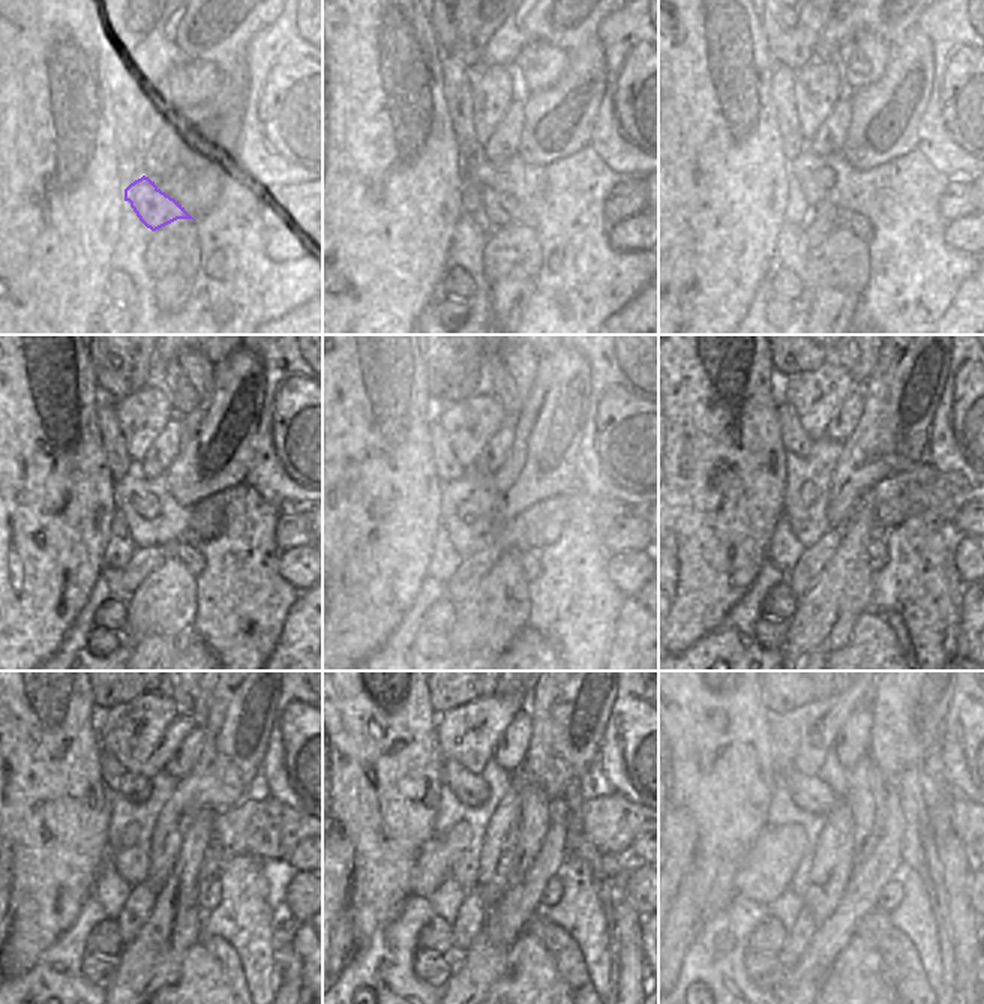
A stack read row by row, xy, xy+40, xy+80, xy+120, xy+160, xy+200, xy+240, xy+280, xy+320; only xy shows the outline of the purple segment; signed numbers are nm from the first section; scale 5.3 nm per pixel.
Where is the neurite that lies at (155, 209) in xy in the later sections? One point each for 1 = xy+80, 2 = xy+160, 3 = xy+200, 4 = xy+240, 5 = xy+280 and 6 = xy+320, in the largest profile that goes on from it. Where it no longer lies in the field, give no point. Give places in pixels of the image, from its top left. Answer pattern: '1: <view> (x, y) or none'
1: xy+80 (861, 225)
2: xy+160 (530, 562)
3: xy+200 (876, 547)
4: xy+240 (209, 895)
5: xy+280 (552, 893)
6: xy+320 (893, 893)

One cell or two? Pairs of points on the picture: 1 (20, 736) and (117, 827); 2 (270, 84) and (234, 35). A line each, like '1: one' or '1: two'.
1: two
2: two

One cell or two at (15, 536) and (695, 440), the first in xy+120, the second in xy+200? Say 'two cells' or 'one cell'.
one cell

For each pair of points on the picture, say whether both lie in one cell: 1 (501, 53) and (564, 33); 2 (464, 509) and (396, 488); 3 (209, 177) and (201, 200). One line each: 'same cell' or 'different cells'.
1: same cell
2: different cells
3: same cell

